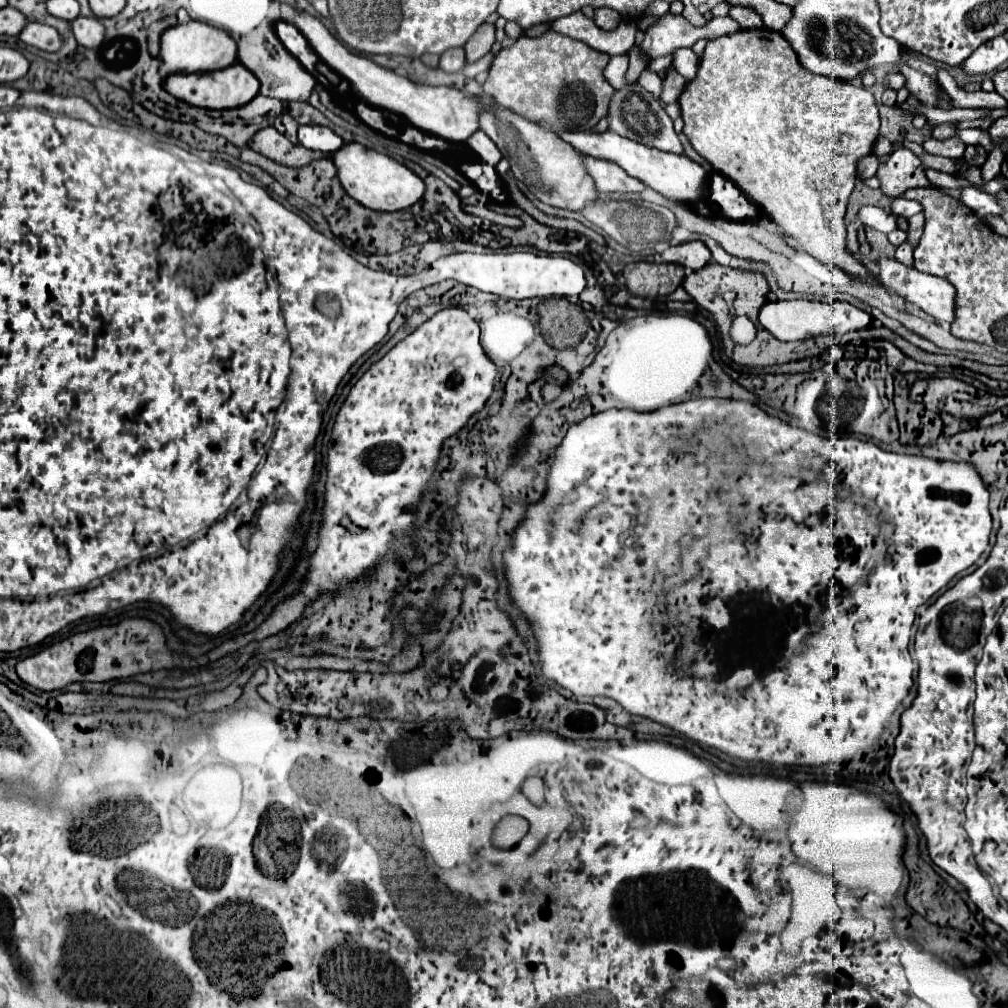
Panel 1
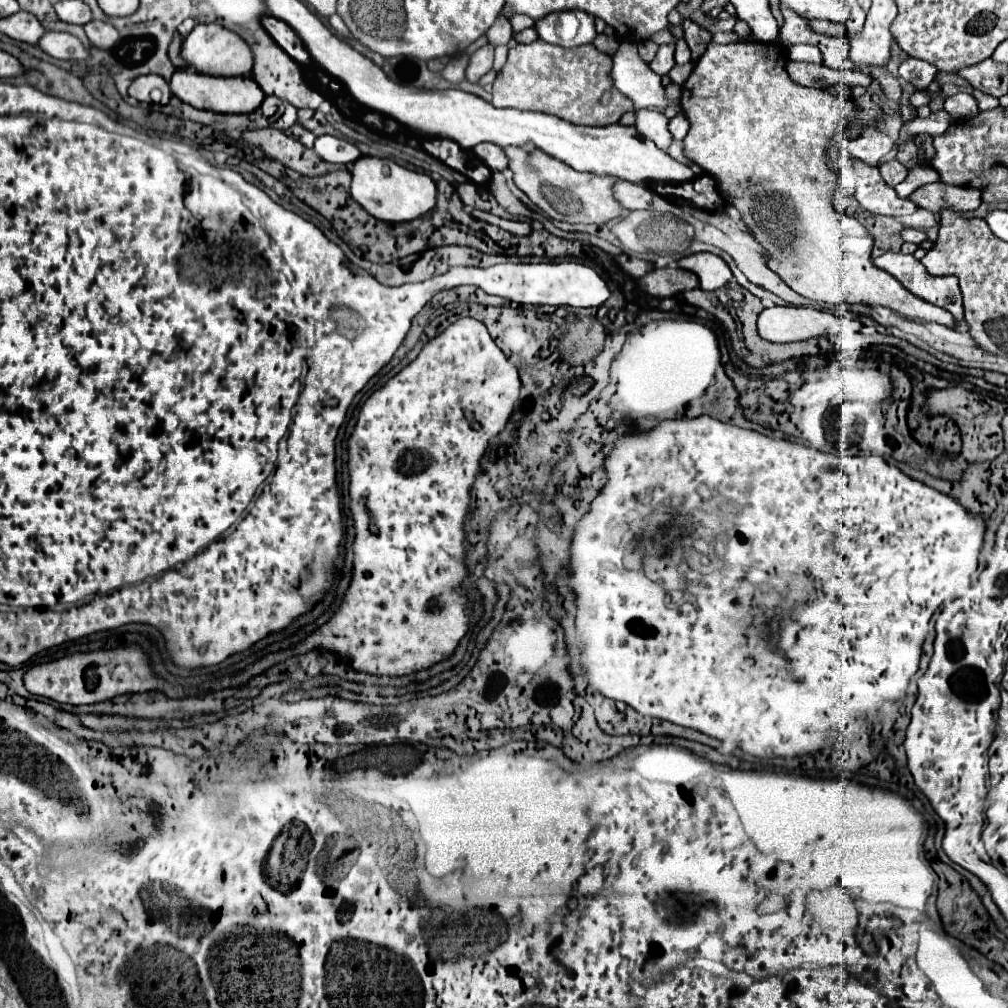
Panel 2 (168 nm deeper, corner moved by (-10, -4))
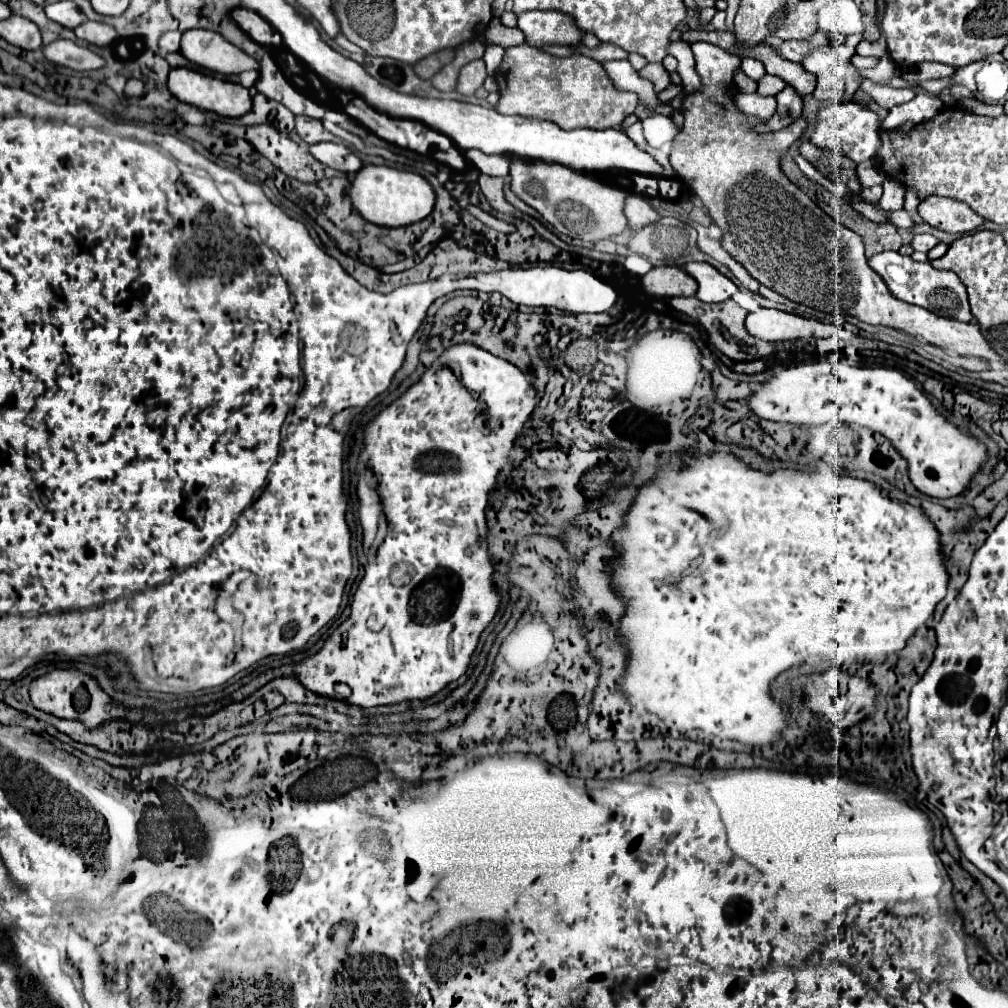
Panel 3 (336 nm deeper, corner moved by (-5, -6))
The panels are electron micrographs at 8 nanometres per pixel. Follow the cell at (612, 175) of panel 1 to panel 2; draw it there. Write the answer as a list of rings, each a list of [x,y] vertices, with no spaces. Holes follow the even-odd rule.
[[[615,179],[613,183],[613,193],[615,199],[621,201],[621,205],[625,209],[649,209],[651,207],[651,195],[653,191],[645,185],[637,185],[631,181],[623,181],[623,179]]]

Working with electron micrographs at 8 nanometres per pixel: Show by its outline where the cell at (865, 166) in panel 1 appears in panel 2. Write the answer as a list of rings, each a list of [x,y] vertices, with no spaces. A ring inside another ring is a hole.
[[[865,129],[865,133],[861,135],[861,139],[857,141],[847,141],[847,149],[859,157],[861,161],[865,161],[871,167],[879,167],[881,159],[893,149],[893,141],[877,131],[877,129]]]

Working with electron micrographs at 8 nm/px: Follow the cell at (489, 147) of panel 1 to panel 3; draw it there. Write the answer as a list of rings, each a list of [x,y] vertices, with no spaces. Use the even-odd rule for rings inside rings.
[[[470,149],[470,151],[466,151],[466,159],[482,175],[488,175],[488,177],[506,177],[510,171],[510,163],[502,155],[486,155],[482,151]]]

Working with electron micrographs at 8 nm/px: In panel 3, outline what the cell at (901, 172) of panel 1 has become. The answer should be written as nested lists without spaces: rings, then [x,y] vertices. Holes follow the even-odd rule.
[[[946,197],[924,199],[924,203],[920,203],[918,207],[918,213],[928,225],[946,233],[970,233],[972,229],[978,229],[986,221],[966,203]]]

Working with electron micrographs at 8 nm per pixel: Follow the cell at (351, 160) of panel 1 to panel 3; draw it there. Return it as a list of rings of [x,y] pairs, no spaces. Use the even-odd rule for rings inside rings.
[[[366,165],[356,173],[350,199],[366,221],[380,227],[404,227],[418,223],[432,213],[436,193],[432,185],[418,173],[400,171],[386,165]]]

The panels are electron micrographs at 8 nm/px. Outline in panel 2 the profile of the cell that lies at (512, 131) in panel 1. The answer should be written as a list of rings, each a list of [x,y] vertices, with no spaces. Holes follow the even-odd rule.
[[[527,143],[521,147],[507,147],[505,149],[509,157],[509,169],[515,173],[513,181],[519,189],[527,193],[527,197],[545,211],[551,219],[557,221],[569,221],[569,223],[607,223],[611,219],[617,219],[623,209],[613,197],[613,177],[609,175],[597,175],[597,173],[581,173],[569,167],[567,163],[547,155],[545,151],[537,149],[535,145]]]

